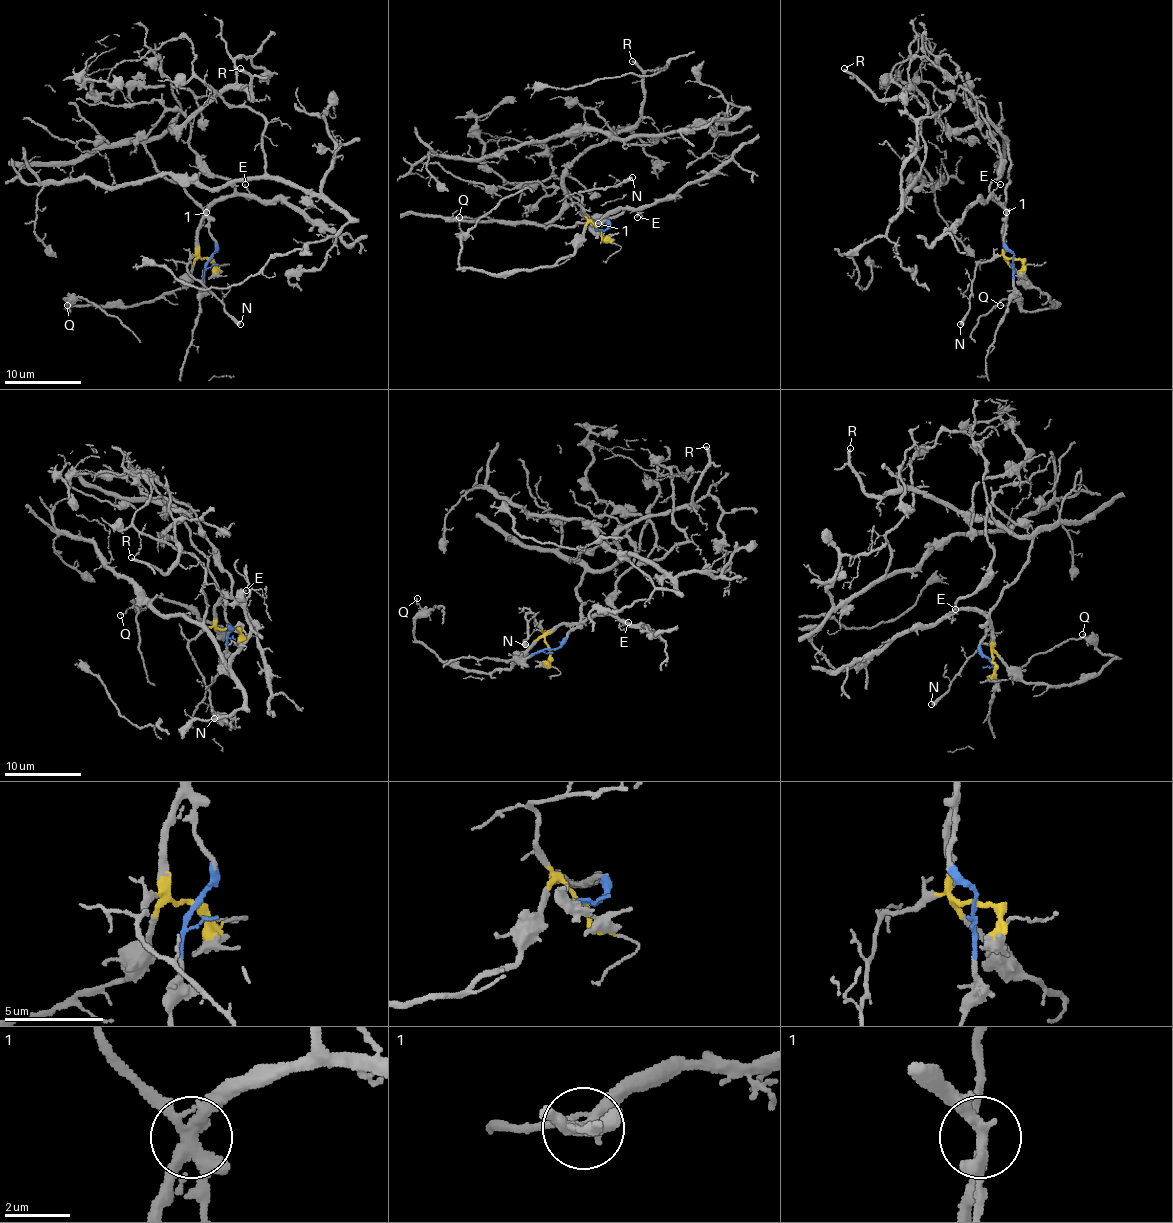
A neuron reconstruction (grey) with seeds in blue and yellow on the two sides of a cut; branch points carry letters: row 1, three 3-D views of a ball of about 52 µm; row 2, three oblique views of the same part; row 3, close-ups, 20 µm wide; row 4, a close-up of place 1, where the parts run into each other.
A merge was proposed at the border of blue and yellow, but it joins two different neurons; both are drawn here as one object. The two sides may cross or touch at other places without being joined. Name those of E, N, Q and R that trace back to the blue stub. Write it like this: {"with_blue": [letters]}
{"with_blue": ["R"]}

